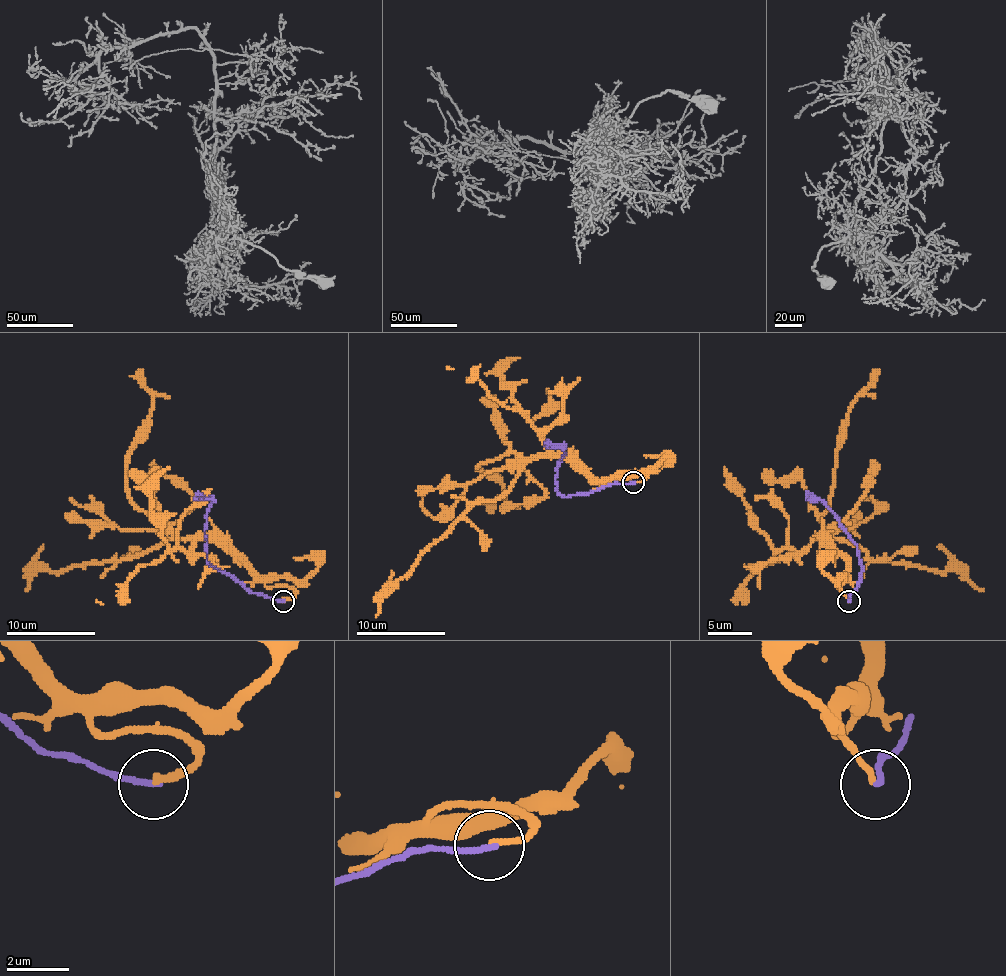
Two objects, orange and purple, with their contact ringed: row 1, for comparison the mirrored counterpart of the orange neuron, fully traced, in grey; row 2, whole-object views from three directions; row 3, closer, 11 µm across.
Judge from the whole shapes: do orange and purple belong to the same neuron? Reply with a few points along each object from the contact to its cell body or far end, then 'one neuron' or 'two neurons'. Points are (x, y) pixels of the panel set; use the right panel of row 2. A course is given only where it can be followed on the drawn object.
orange runs (848, 602), (839, 586), (846, 562), (824, 540), (852, 542), (872, 560), (959, 571), (983, 591); purple runs (848, 602), (864, 568), (857, 544), (819, 500), (808, 500); two neurons

